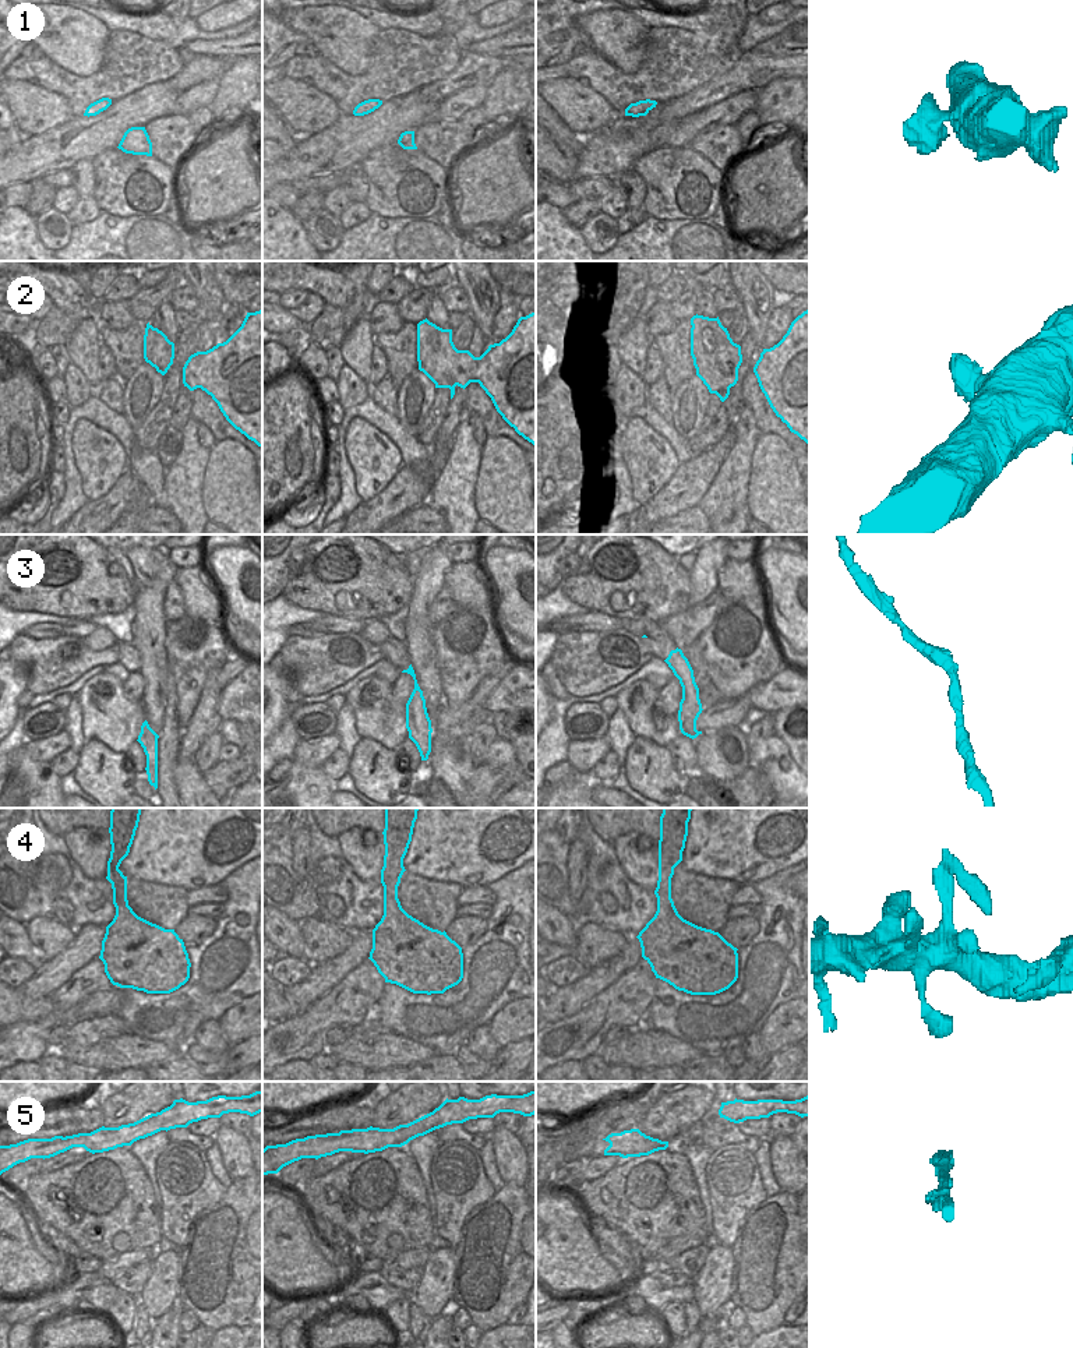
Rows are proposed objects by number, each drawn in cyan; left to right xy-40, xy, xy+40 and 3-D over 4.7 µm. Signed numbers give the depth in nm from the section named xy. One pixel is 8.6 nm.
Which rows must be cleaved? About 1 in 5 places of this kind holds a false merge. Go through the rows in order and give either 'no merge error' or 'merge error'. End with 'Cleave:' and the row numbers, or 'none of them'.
1: no merge error
2: no merge error
3: no merge error
4: no merge error
5: no merge error
Cleave: none of them

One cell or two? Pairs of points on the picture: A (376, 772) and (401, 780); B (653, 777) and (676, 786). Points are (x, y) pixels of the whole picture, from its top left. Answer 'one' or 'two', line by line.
A: one
B: one

